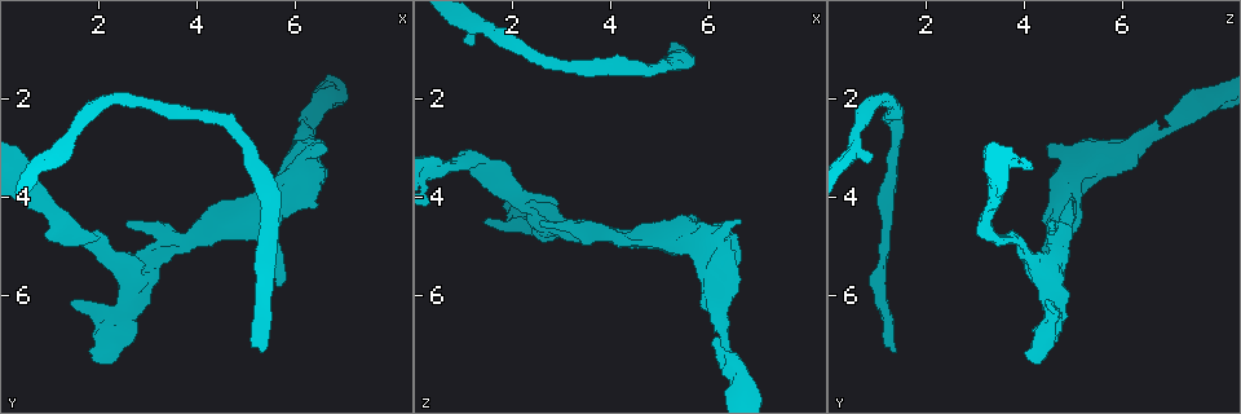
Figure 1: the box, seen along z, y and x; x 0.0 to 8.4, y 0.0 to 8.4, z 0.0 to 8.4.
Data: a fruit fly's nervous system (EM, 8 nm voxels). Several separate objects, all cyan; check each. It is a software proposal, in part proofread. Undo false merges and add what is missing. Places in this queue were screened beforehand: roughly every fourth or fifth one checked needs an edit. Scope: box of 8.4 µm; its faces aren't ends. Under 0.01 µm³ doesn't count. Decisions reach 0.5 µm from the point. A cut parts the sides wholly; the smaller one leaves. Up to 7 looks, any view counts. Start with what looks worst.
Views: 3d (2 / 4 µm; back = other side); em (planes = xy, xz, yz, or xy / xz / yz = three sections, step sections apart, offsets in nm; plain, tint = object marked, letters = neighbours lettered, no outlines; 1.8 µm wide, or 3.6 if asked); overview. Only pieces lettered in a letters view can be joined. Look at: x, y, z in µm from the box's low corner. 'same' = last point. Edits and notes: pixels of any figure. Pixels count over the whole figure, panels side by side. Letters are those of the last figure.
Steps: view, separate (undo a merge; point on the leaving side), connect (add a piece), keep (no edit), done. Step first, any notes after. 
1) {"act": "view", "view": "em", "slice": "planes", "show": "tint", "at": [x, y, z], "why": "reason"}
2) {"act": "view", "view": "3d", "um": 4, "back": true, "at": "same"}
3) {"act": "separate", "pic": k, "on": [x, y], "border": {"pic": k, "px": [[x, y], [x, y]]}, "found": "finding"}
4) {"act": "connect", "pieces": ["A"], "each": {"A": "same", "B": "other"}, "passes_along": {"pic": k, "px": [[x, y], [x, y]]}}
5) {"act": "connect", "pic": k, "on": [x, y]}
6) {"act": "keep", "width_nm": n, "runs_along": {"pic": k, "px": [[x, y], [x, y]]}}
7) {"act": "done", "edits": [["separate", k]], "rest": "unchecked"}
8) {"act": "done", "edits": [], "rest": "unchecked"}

{"act": "view", "view": "3d", "um": 4, "at": [5.35, 7.15, 1.45], "why": "long arm stops here"}

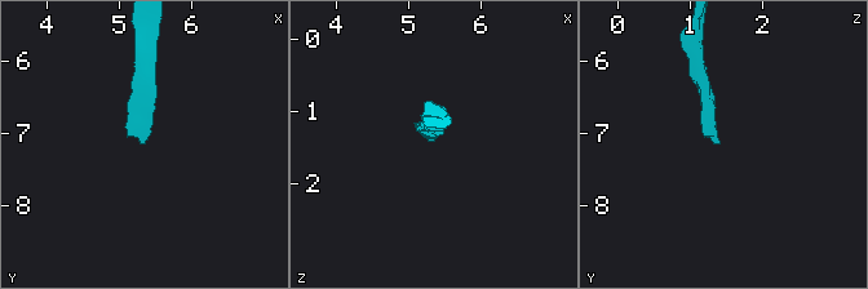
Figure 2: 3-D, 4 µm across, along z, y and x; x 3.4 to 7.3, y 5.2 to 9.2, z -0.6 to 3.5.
{"act": "view", "view": "em", "um": 3.6, "slice": "xz", "step": 8, "show": "tint", "at": [5.35, 7.10, 1.40], "why": "need the tissue"}

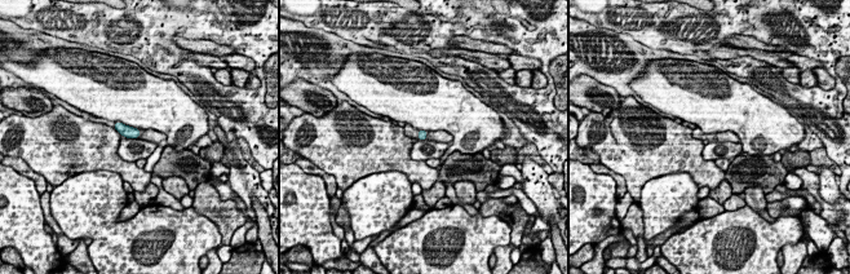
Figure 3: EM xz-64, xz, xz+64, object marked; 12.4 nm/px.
{"act": "view", "view": "em", "um": 3.6, "slice": "xz", "step": 8, "show": "letters", "at": "same", "why": "see the neighbours"}

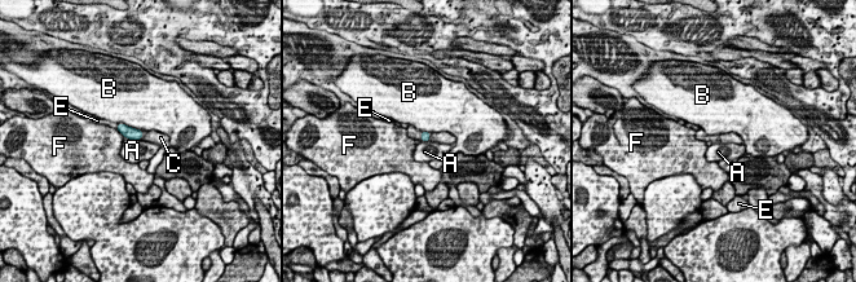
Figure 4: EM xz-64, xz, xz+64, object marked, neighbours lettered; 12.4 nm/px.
{"act": "connect", "pieces": ["C"], "longest_contact_nm": ["B", 280], "each": {"A": "other", "B": "other", "C": "same", "E": "other", "F": "other"}, "found": "it goes on there"}

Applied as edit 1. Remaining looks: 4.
{"act": "view", "view": "em", "slice": "planes", "show": "plain", "at": [5.55, 4.50, 1.25]}

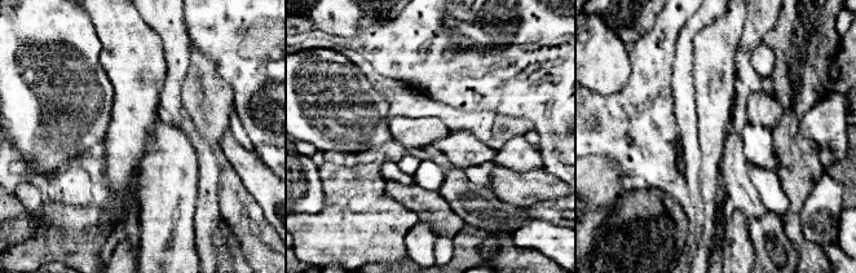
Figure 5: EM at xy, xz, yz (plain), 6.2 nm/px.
{"act": "view", "view": "em", "slice": "planes", "show": "tint", "at": "same"}

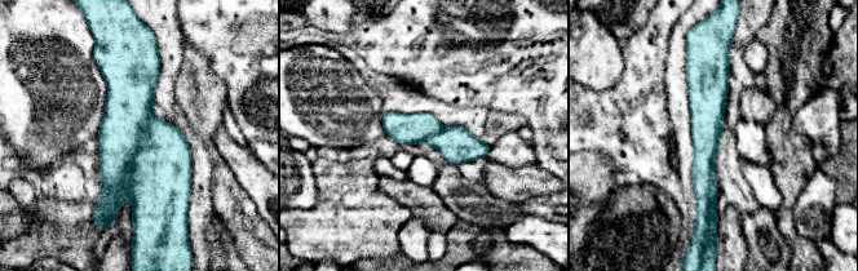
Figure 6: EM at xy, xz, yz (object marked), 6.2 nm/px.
{"act": "view", "view": "em", "slice": "planes", "show": "letters", "at": "same", "why": "what lies round it"}

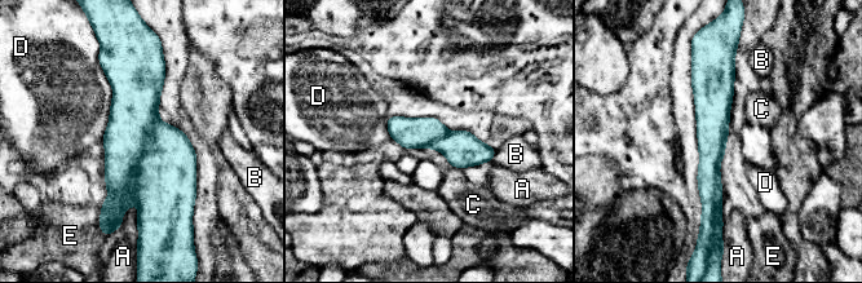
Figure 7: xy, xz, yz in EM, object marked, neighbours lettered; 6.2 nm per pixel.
{"act": "keep", "each": {"A": "other", "B": "other", "C": "other", "D": "other", "E": "other"}, "found": "continuous, no second neuron"}

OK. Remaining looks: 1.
{"act": "done", "edits": [["connect", 4]], "rest": "unchecked"}

